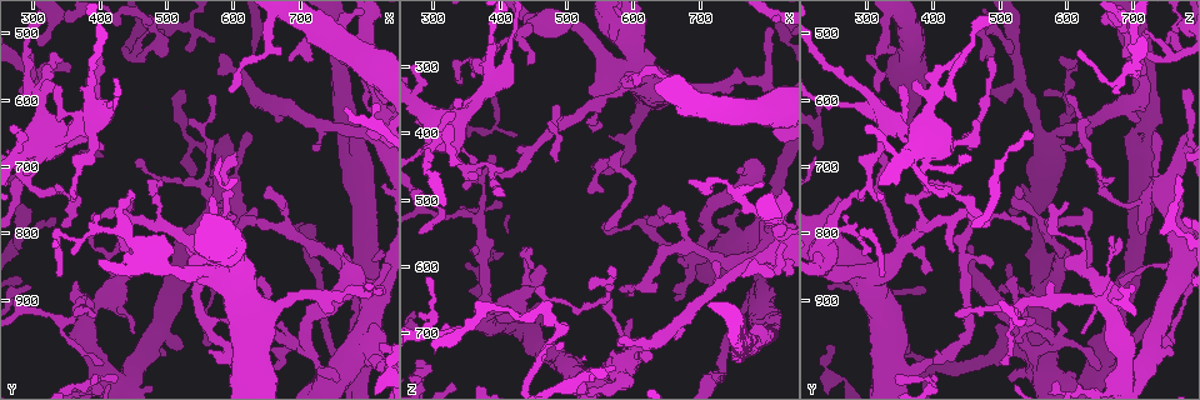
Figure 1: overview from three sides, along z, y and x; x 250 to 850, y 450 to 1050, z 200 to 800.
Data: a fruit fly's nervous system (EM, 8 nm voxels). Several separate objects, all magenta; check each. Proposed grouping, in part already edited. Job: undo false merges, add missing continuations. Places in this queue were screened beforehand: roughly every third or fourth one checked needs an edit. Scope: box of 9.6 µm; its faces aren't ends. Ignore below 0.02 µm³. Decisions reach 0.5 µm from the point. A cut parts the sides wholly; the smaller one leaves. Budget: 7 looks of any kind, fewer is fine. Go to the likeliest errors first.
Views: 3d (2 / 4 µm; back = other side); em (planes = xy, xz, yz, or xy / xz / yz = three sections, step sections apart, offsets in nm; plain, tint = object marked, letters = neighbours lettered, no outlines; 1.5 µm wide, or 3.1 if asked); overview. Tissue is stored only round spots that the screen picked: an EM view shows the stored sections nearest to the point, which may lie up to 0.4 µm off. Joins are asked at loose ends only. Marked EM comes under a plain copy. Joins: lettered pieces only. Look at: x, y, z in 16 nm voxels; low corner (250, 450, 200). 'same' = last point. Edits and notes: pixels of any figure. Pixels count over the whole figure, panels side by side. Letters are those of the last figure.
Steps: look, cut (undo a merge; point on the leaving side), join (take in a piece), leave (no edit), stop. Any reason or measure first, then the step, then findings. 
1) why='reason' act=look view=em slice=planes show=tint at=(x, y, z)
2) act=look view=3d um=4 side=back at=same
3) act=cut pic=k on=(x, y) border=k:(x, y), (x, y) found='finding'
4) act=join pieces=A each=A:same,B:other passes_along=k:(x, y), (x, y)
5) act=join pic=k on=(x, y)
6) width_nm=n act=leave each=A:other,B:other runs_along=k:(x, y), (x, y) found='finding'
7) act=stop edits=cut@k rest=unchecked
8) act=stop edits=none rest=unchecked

why='thick end' act=look view=3d um=4 at=(760, 820, 455)

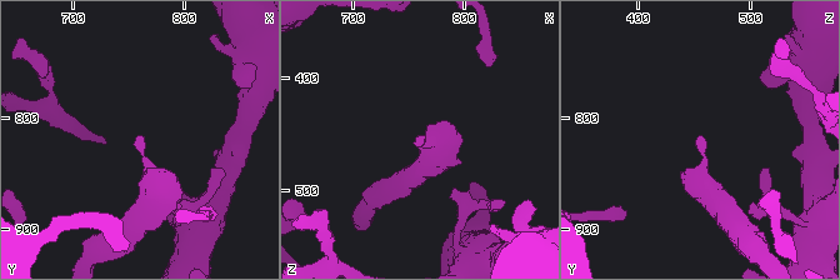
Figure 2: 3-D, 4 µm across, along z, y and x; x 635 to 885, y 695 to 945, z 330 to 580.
why='need the tissue' act=look view=em slice=xy step=4 show=tint at=(760, 816, 454)

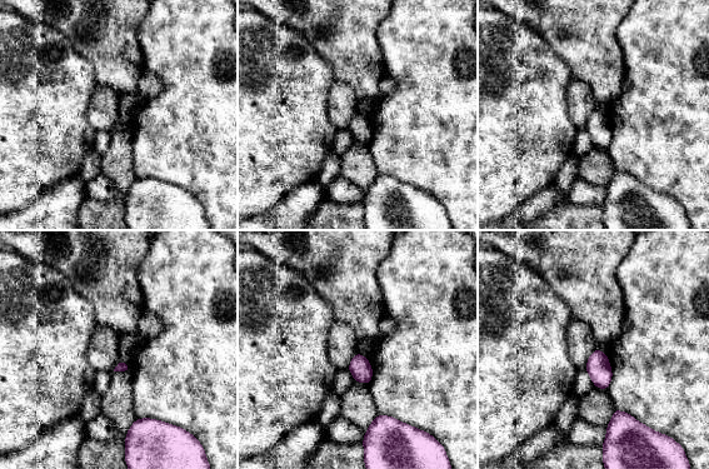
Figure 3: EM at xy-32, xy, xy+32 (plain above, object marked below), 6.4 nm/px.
act=look view=em slice=planes show=letters at=same

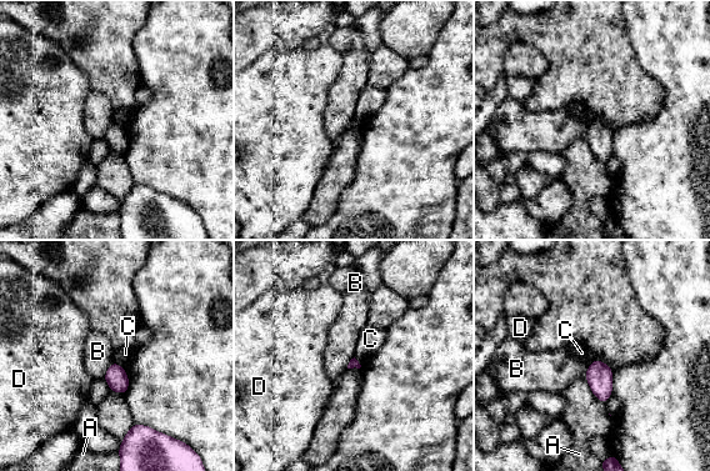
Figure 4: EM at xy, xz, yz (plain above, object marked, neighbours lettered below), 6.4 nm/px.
act=leave each=A:other,B:other,C:other,D:other border=4:(114, 360), (124, 369) found='none of them fits'

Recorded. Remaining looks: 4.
act=look view=3d um=4 at=(735, 1010, 550)

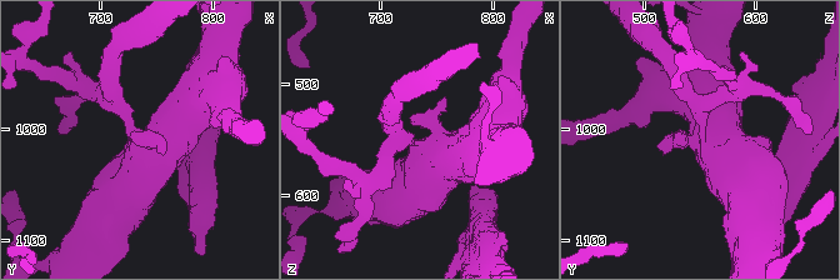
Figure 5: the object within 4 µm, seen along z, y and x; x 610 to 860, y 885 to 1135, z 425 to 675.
act=look view=em slice=planes show=letters at=(736, 1004, 554)

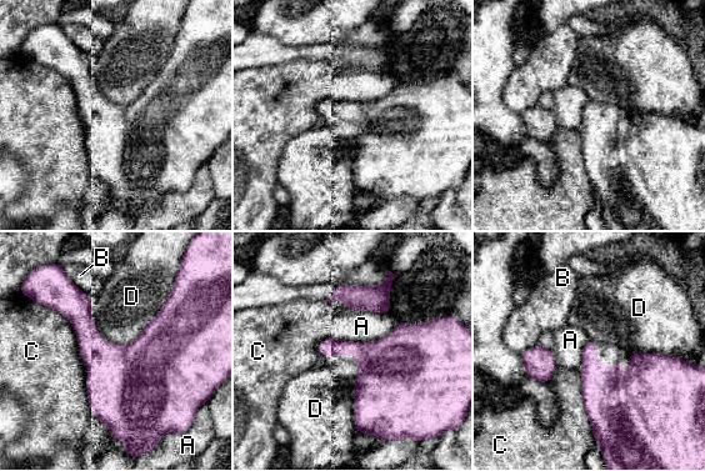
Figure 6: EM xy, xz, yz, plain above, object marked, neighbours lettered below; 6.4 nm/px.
longest_contact=D:550nm act=leave each=A:other,B:other,C:other,D:other border=6:(171, 287), (136, 337), (106, 340) found='continuous, no second neuron'

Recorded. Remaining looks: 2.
why='an open end' act=look view=em slice=xy step=4 show=letters at=(665, 1005, 650)

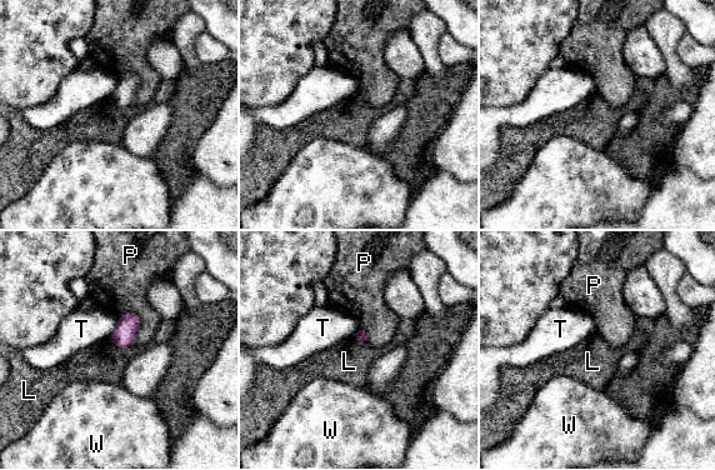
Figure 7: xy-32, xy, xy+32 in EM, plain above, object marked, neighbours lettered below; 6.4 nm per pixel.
act=leave each=L:other,P:other,T:other,W:other border=7:(109, 338), (119, 348), (131, 346) found='no lettered piece goes on from it'

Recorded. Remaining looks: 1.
act=stop edits=none rest=unchecked

